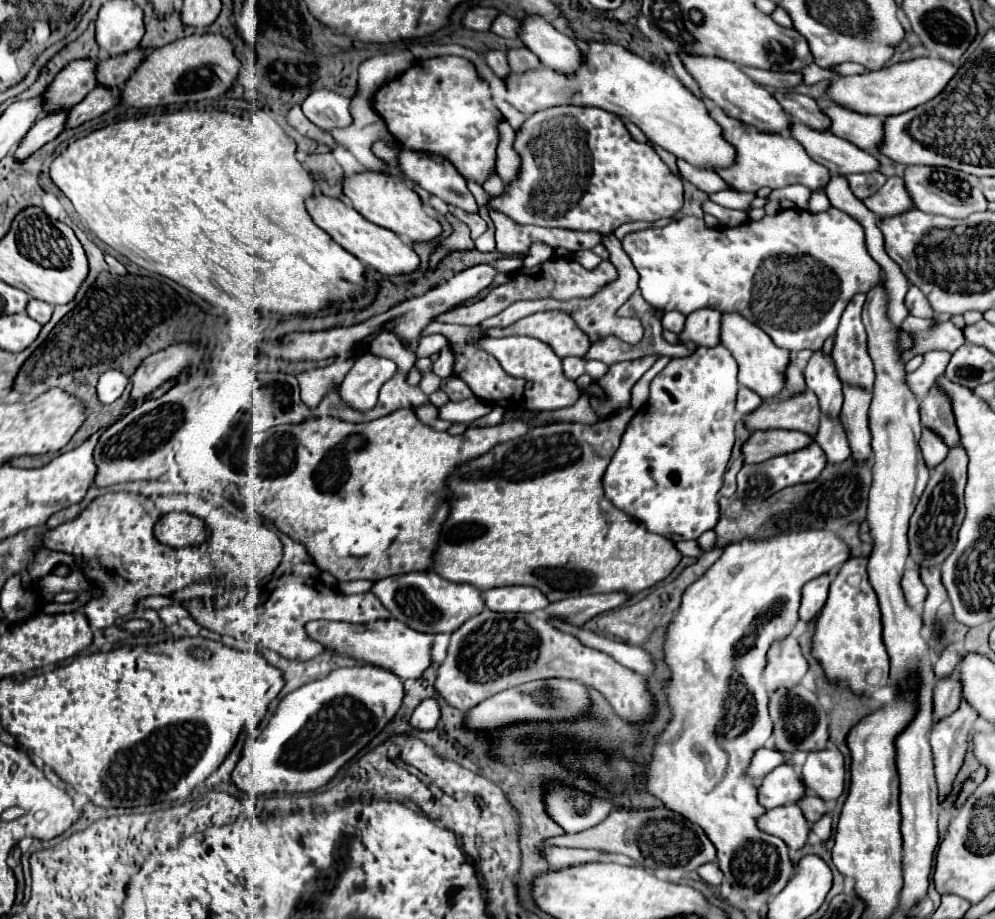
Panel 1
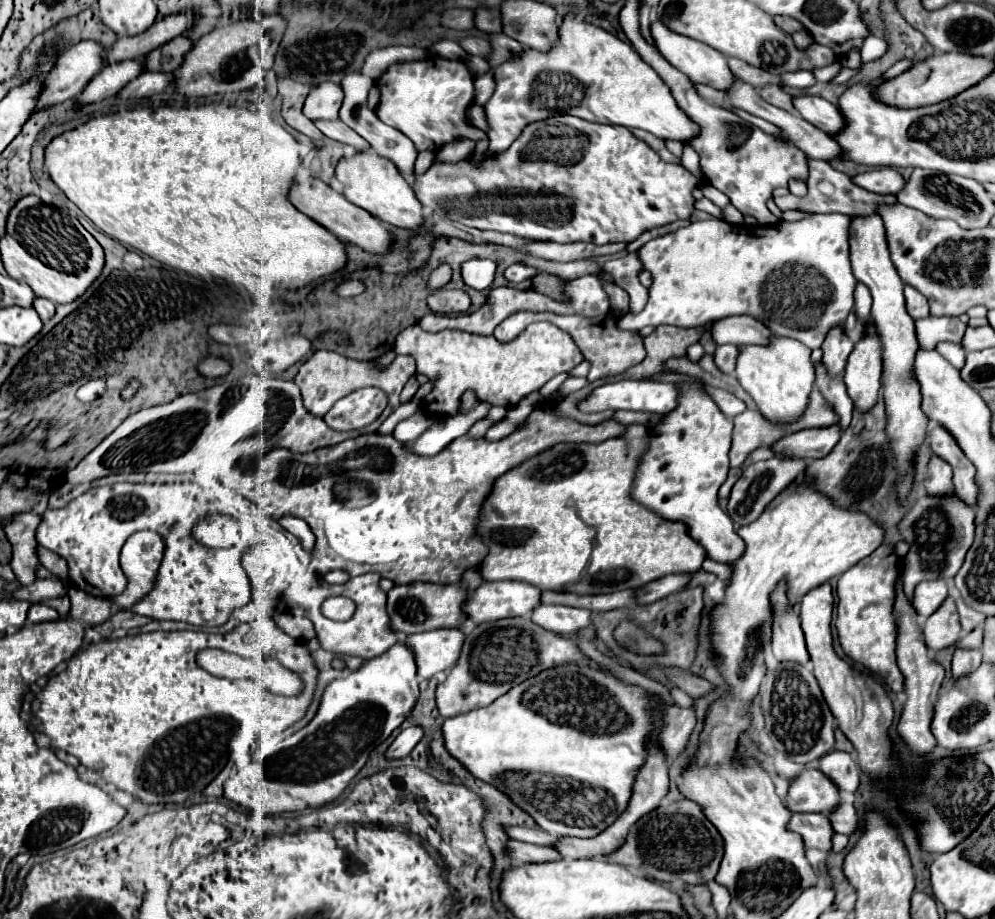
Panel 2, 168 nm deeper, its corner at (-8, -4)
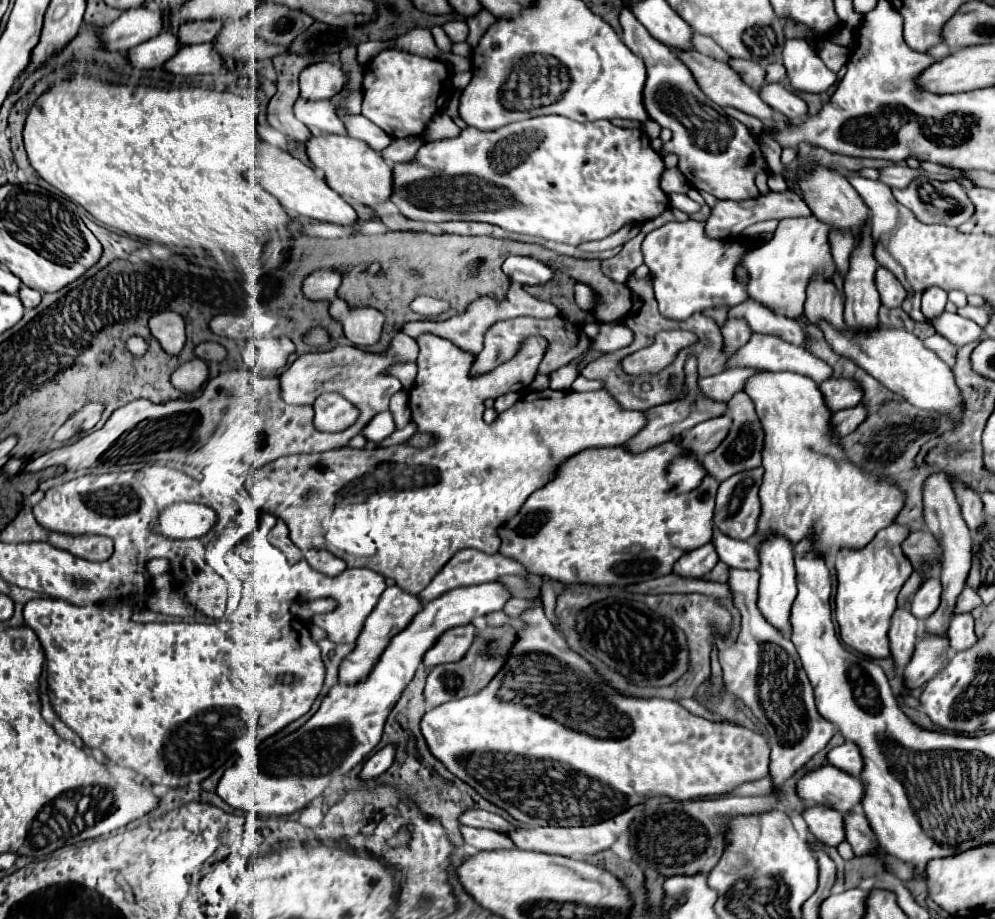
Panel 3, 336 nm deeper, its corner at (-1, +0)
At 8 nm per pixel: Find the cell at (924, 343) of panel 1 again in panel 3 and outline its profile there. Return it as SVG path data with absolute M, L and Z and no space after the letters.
M930 287L930 291L926 291L926 295L922 295L922 313L928 321L934 321L936 317L940 317L944 313L946 307L946 291L942 291L940 287Z

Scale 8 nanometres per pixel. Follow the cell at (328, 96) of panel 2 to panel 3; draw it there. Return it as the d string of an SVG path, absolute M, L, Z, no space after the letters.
M330 63L310 65L300 75L300 97L306 101L334 99L342 87L342 71Z

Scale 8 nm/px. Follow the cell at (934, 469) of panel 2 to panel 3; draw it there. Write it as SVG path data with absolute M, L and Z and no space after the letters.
M932 473L924 485L922 485L922 497L924 497L924 521L926 527L930 529L930 533L936 537L938 545L940 545L940 581L942 581L942 603L940 607L934 611L934 615L930 615L924 621L924 629L930 633L946 633L946 627L950 625L952 619L952 609L956 603L956 597L960 595L960 591L966 585L966 571L970 571L970 531L966 521L960 515L960 505L958 499L952 491L950 479L946 477L946 473Z

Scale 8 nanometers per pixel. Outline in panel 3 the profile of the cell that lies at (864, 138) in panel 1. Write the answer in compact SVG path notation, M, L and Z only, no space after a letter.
M770 83L766 87L762 87L760 91L760 97L776 111L784 113L790 121L800 121L808 115L808 105L798 97L794 95L792 91L784 89L780 83Z

